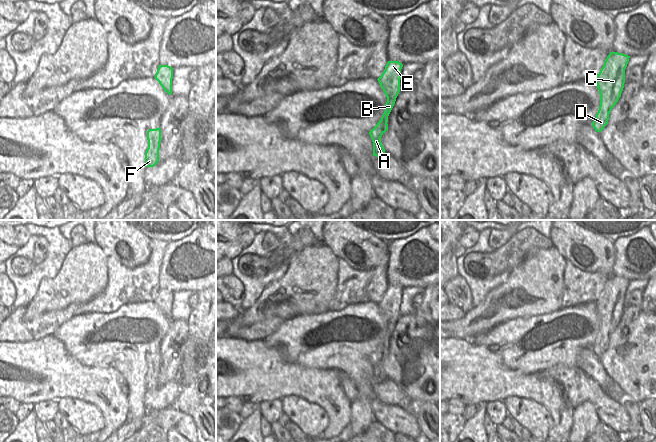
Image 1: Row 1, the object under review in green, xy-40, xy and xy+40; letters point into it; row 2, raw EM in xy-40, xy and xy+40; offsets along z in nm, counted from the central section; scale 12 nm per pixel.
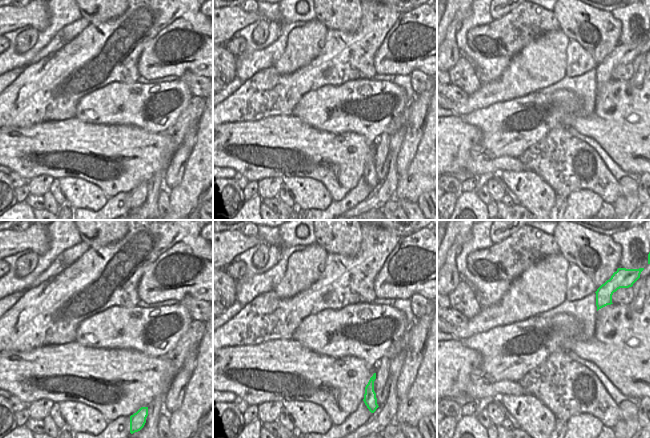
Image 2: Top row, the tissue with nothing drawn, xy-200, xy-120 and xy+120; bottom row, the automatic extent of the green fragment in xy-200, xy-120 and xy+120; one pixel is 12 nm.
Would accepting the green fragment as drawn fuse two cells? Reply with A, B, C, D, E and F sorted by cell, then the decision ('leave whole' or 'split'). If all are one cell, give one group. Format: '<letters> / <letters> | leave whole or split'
A B C D E F | leave whole

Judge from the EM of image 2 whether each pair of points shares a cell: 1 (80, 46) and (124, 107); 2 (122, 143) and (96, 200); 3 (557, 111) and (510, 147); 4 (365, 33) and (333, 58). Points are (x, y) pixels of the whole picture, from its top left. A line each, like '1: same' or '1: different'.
1: different
2: different
3: same
4: same

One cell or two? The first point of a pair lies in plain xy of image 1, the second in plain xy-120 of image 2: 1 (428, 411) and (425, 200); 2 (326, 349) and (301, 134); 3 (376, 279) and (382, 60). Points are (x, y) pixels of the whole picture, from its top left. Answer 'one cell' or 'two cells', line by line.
1: one cell
2: two cells
3: two cells

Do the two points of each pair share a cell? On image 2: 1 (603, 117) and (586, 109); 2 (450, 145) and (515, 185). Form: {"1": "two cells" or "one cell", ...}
{"1": "two cells", "2": "two cells"}

